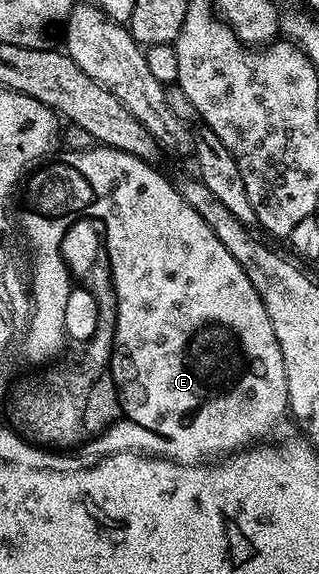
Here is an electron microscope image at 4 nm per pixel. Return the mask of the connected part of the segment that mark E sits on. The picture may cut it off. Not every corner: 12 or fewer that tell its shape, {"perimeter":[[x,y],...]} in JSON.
{"perimeter":[[151,164],[29,175],[31,247],[106,232],[127,410],[206,464],[290,409],[244,268]]}

